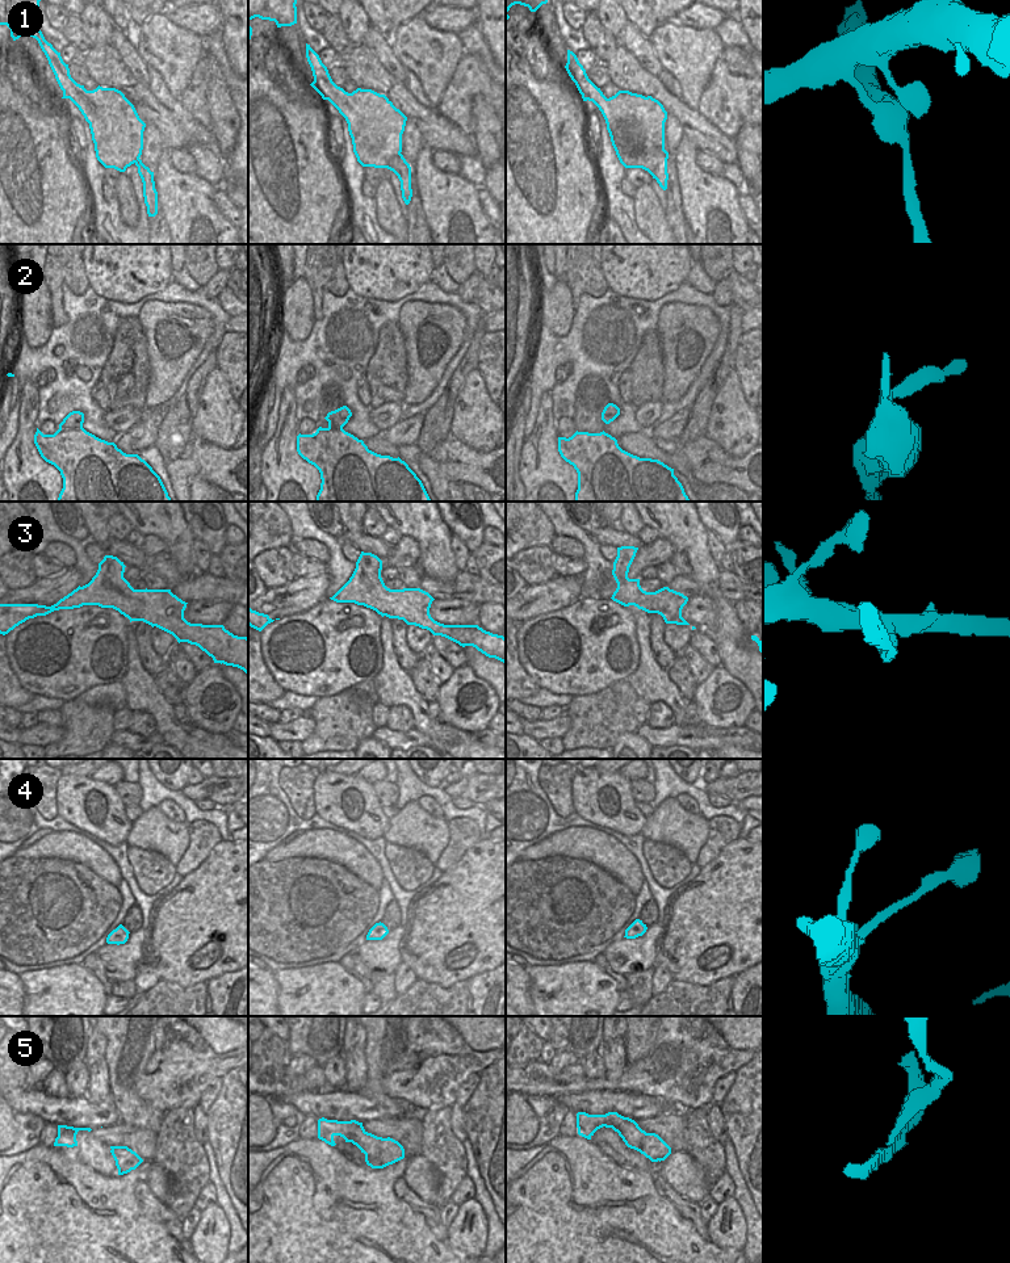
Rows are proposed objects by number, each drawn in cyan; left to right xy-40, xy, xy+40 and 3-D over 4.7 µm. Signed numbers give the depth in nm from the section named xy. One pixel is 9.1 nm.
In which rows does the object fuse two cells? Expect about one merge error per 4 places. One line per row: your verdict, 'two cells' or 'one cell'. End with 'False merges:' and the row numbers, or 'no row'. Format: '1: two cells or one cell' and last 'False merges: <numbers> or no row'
1: two cells
2: one cell
3: one cell
4: one cell
5: two cells
False merges: 1, 5

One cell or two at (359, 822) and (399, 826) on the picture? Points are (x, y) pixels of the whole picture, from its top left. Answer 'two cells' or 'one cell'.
two cells

